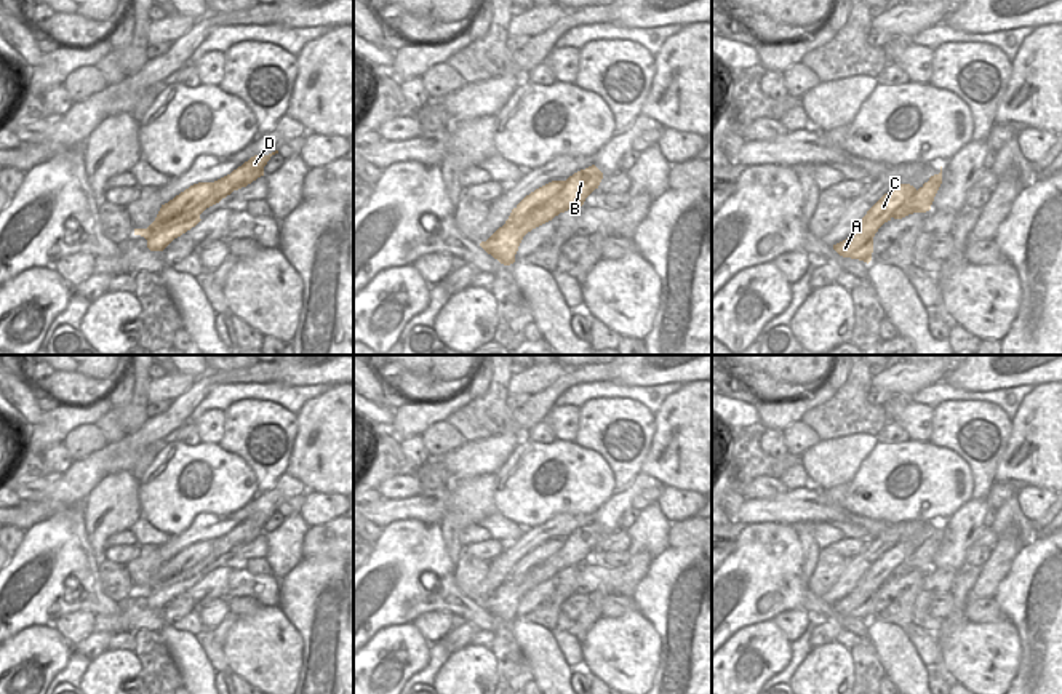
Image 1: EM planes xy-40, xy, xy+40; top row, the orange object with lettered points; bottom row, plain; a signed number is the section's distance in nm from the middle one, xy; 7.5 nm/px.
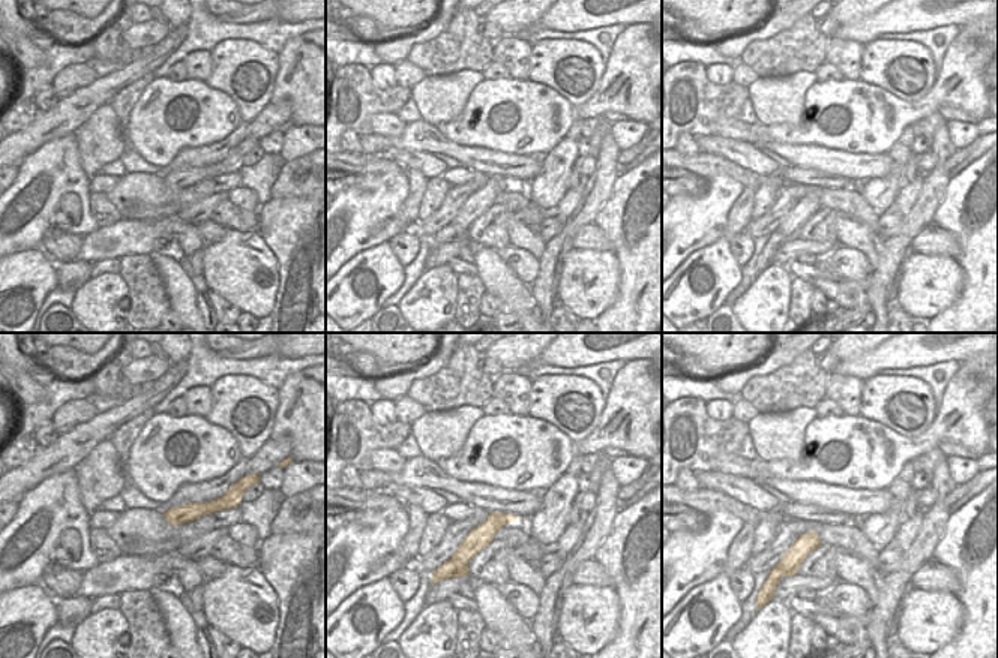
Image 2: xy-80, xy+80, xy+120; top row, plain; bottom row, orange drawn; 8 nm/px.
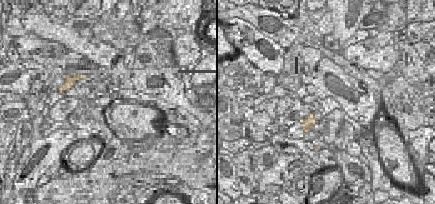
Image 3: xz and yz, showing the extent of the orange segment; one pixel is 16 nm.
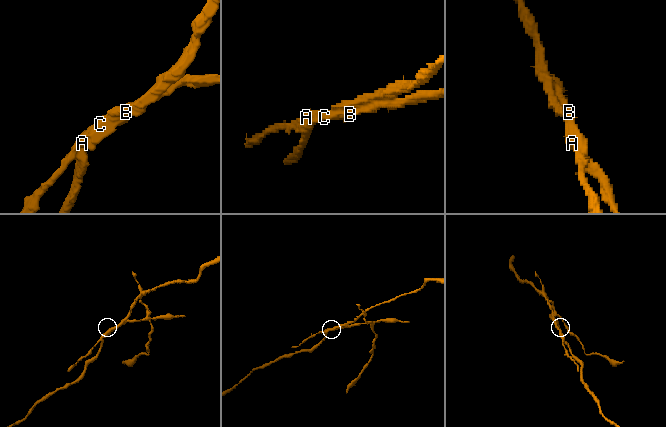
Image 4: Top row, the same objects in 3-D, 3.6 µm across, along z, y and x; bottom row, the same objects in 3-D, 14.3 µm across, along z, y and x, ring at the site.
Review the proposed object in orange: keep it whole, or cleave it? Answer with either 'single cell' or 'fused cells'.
fused cells

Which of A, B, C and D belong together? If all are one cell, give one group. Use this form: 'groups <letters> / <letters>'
groups A B D / C

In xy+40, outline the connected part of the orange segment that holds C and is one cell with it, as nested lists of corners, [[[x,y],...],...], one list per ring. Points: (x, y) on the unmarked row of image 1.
[[[899,542],[891,547],[859,579],[856,590],[875,593],[884,580],[891,579],[892,571],[908,560],[915,550],[916,547],[910,542]]]

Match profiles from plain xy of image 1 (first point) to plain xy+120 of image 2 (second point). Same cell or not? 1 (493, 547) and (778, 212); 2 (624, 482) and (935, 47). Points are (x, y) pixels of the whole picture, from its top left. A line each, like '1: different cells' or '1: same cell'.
1: different cells
2: different cells

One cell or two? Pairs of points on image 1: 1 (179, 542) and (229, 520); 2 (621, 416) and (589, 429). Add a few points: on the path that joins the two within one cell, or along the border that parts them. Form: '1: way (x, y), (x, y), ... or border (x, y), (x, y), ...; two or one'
1: way (192, 534), (205, 526), (216, 525); one
2: way (613, 419), (602, 429), (597, 429); one

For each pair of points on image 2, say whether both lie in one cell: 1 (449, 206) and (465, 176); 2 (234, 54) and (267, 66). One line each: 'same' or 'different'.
1: different
2: same

